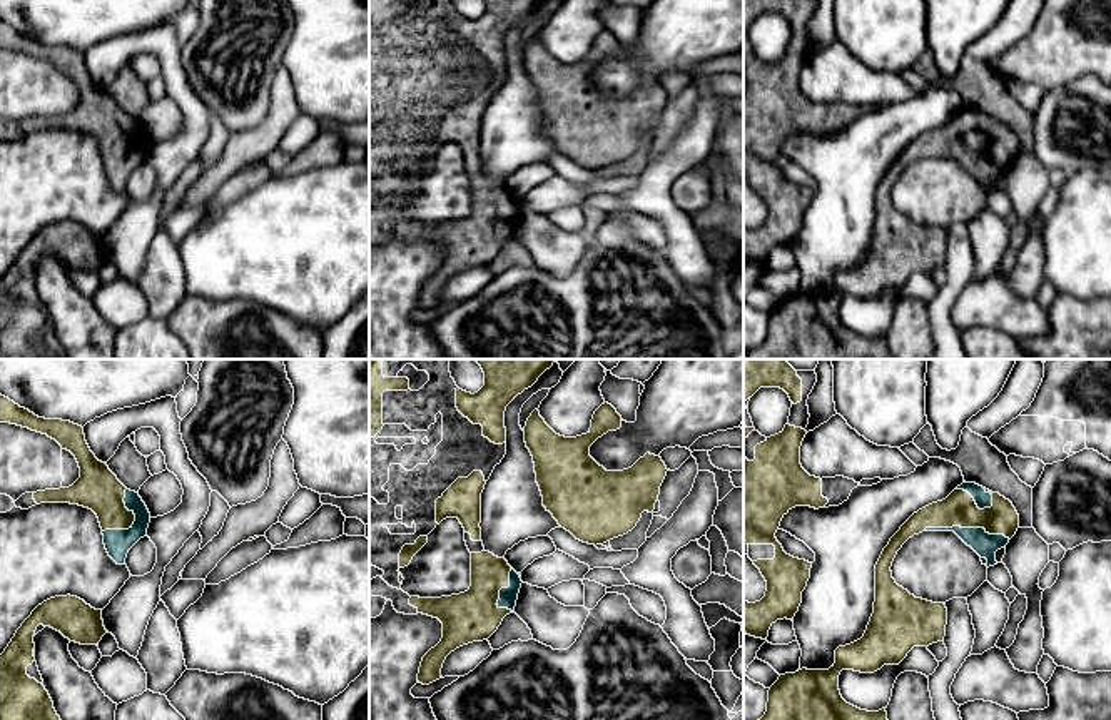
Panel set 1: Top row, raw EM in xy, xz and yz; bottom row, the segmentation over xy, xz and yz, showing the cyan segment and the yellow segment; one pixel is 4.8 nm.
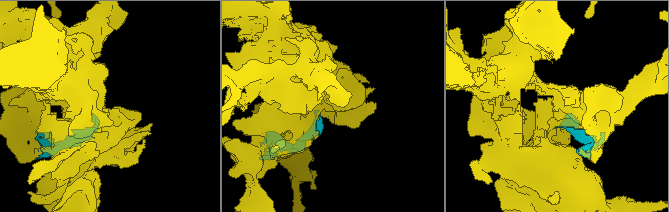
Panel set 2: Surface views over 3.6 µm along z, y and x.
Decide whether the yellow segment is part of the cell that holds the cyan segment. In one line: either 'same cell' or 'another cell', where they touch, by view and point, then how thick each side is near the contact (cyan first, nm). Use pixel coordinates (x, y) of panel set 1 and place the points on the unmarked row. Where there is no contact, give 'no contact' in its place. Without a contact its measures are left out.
same cell; contact yz (966, 154); calibres 120 and 160 nm

